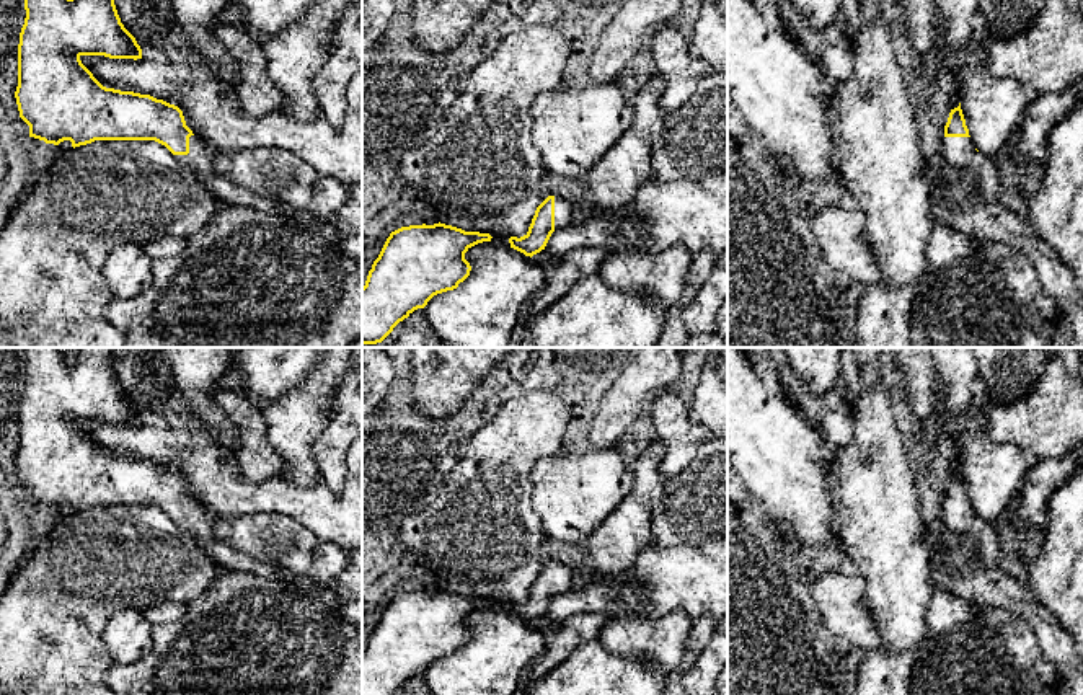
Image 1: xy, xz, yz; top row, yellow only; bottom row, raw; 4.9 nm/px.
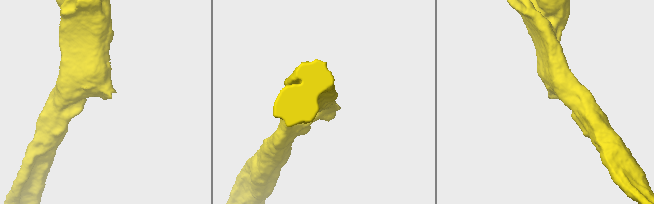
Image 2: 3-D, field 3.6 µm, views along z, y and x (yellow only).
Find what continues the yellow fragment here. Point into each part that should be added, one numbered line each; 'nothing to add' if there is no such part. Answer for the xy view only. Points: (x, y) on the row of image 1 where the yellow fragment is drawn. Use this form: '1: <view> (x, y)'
1: xy (199, 159)

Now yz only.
1: yz (959, 152)

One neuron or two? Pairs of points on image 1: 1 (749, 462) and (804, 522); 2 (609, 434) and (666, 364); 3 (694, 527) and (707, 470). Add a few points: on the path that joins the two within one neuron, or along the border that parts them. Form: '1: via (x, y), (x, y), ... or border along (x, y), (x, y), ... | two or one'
1: via (764, 477), (795, 508) | one
2: via (612, 413), (615, 398), (636, 377), (645, 374) | one
3: via (694, 513), (707, 498), (707, 485) | one

